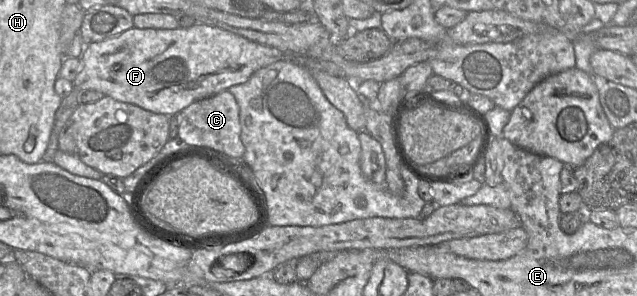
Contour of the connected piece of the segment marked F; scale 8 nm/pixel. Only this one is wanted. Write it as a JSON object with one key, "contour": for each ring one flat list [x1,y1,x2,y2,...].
{"contour":[[195,24,188,29,133,27,118,36,86,45,80,58,81,70,73,81,75,88,96,90,104,96,136,105,152,113,172,116,195,101,245,83,257,70,282,59,283,53,215,26]]}

